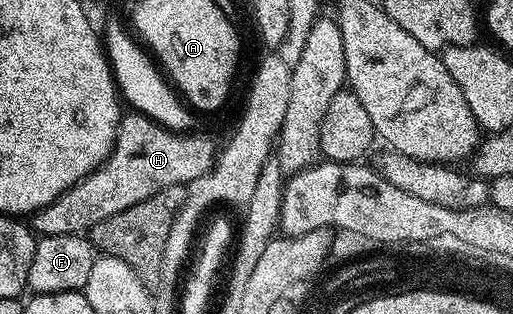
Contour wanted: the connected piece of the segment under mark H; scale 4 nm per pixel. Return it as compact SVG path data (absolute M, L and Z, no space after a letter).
M128 111L120 119L119 129L115 135L113 150L107 155L107 160L96 172L90 172L81 182L65 190L49 206L40 208L30 217L29 224L40 237L69 236L72 234L90 233L93 226L102 224L104 220L113 218L113 214L121 214L121 210L129 210L129 206L137 206L137 202L145 202L145 198L152 196L161 188L168 188L174 184L189 185L201 174L205 174L215 165L217 144L207 136L202 136L199 130L174 132L155 123L150 117L138 111Z

